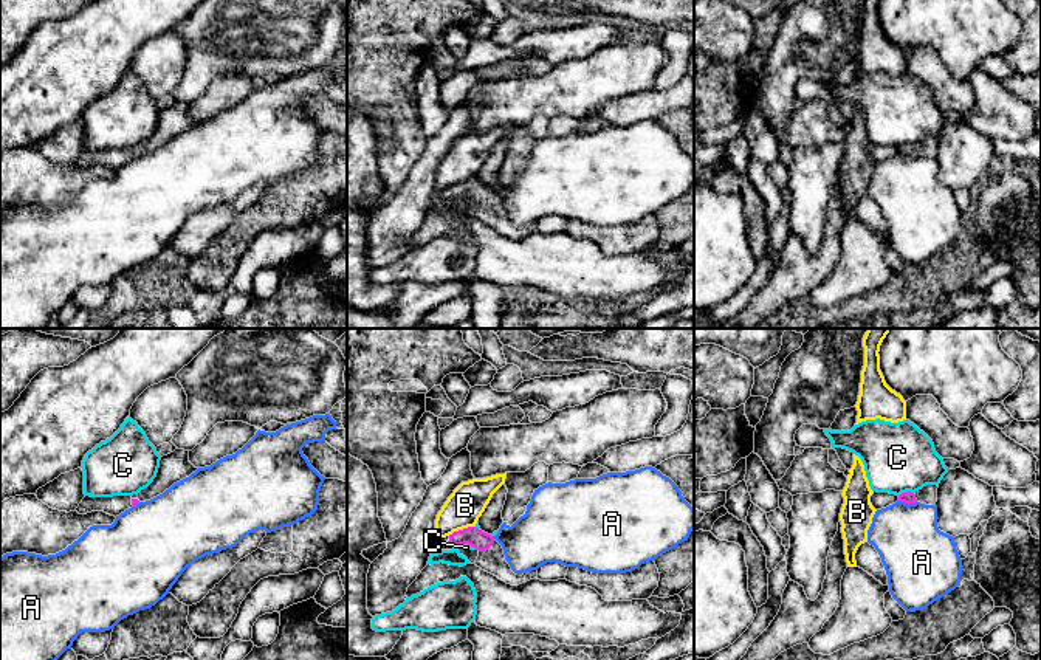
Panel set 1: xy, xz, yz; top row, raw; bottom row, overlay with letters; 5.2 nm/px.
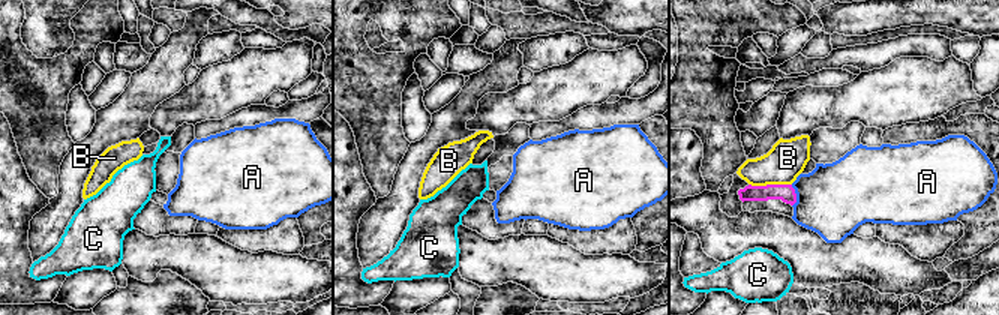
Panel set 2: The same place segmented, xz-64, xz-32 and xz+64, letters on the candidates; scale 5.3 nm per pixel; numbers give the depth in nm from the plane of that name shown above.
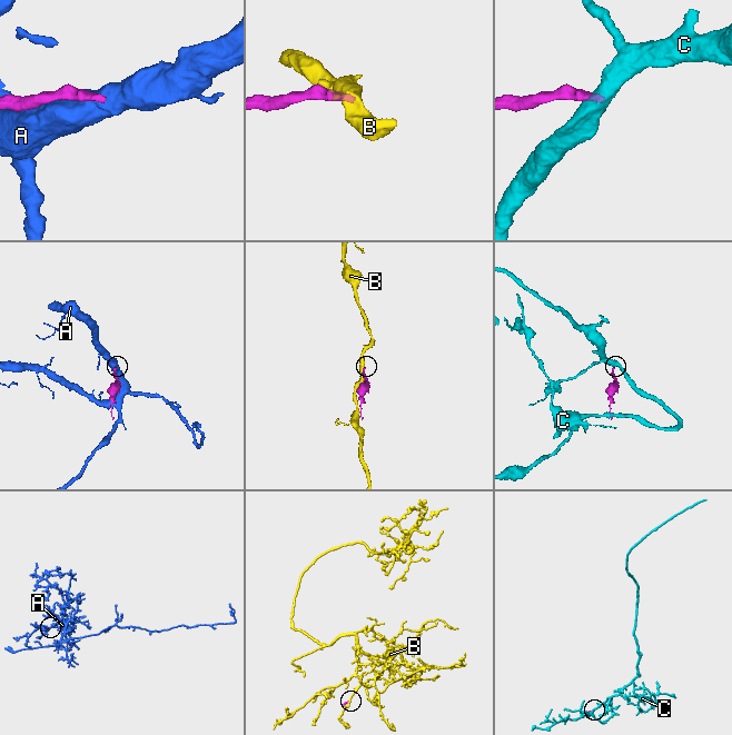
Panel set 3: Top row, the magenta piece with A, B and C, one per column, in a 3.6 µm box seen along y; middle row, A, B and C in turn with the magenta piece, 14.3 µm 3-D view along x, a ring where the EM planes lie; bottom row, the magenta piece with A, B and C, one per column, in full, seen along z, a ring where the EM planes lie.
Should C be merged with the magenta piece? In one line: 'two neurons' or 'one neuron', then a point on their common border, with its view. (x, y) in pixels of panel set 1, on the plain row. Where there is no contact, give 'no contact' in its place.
two neurons | yz (907, 144)

